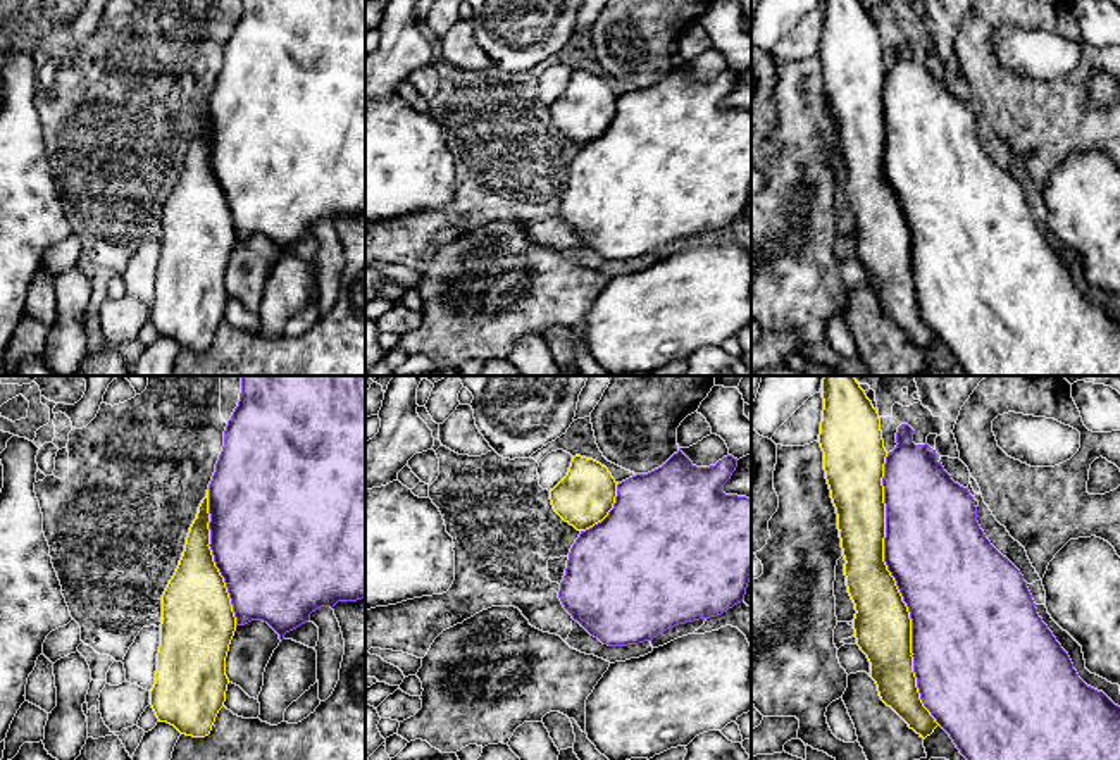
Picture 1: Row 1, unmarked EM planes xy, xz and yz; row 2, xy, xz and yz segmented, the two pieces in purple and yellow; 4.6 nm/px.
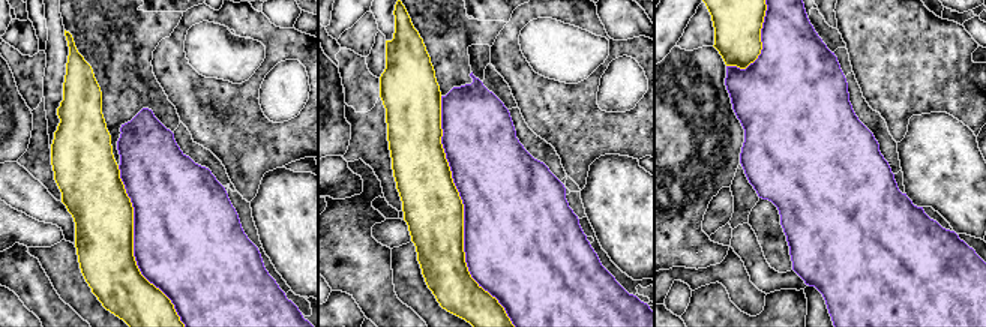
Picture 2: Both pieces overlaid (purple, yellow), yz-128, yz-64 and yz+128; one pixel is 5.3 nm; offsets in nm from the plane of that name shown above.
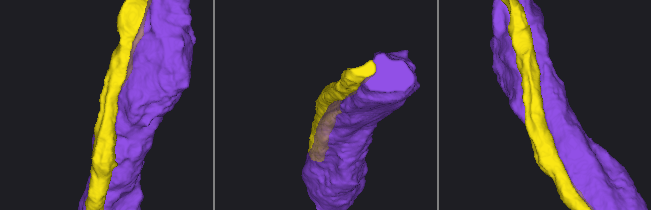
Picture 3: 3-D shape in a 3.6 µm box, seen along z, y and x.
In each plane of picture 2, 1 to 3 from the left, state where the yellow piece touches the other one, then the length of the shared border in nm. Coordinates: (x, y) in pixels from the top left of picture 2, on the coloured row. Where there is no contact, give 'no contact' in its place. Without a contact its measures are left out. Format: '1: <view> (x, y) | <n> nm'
1: yz-128 (134, 246) | 950 nm
2: yz-64 (464, 212) | 1300 nm
3: yz+128 (763, 44) | 420 nm

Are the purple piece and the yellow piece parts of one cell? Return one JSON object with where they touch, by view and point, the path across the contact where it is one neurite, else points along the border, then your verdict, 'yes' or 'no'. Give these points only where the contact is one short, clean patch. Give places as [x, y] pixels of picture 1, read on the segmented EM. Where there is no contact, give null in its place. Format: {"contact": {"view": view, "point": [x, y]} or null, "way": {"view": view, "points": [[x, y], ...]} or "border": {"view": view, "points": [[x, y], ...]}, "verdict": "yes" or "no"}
{"contact": {"view": "yz", "point": [898, 588]}, "verdict": "yes"}

